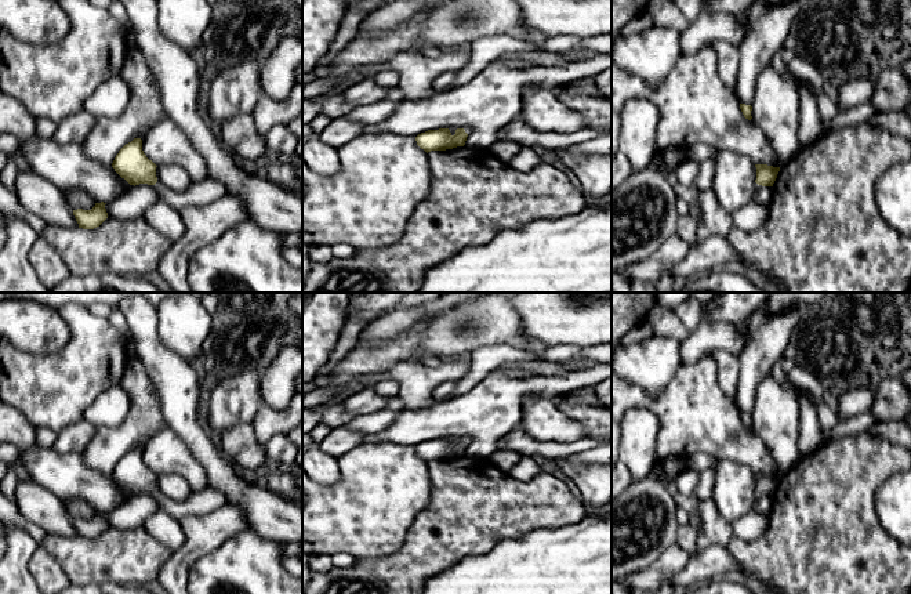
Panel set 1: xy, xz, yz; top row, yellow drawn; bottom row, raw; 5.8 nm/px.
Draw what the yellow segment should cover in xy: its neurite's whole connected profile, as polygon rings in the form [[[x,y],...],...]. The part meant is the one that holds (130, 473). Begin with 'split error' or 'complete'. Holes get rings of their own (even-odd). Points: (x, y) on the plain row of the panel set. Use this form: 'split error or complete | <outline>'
split error | [[[134,448],[131,452],[126,453],[116,464],[112,477],[130,495],[150,495],[160,508],[178,521],[188,515],[213,512],[228,503],[226,496],[211,486],[192,492],[184,501],[167,499],[157,490],[157,475],[144,463],[141,448]]]

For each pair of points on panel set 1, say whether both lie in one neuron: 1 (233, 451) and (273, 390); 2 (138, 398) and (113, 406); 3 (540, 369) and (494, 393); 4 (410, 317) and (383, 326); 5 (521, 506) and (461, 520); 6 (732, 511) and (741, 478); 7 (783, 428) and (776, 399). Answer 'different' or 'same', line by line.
1: same
2: different
3: different
4: same
5: same
6: same
7: same

